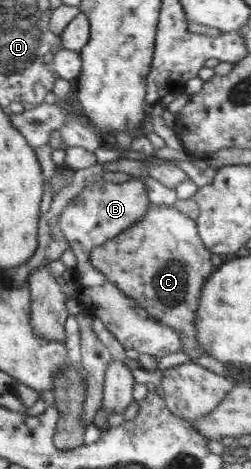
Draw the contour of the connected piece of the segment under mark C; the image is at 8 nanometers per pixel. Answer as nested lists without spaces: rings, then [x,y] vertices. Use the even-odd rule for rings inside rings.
[[[149,203],[145,215],[117,237],[94,248],[91,263],[126,296],[181,337],[182,348],[191,359],[207,356],[197,342],[195,312],[205,278],[212,274],[212,254],[199,237],[196,221],[174,206]]]

